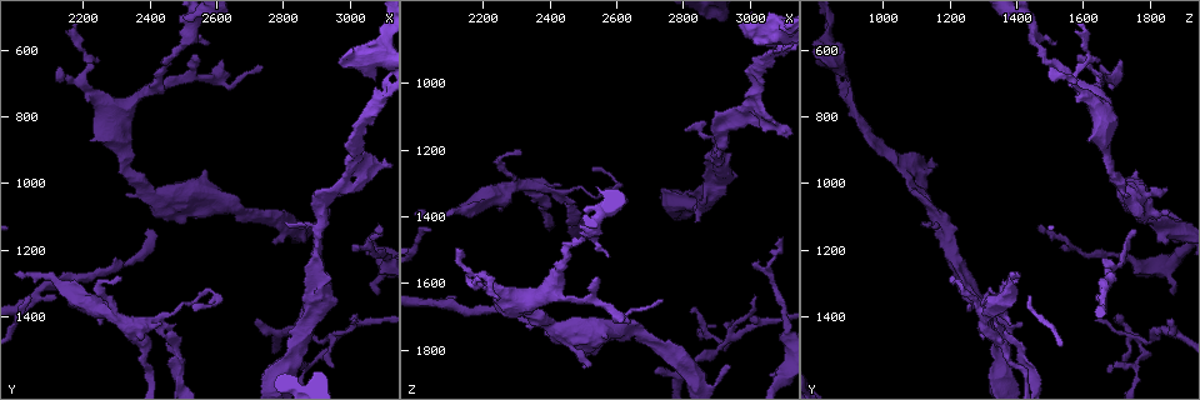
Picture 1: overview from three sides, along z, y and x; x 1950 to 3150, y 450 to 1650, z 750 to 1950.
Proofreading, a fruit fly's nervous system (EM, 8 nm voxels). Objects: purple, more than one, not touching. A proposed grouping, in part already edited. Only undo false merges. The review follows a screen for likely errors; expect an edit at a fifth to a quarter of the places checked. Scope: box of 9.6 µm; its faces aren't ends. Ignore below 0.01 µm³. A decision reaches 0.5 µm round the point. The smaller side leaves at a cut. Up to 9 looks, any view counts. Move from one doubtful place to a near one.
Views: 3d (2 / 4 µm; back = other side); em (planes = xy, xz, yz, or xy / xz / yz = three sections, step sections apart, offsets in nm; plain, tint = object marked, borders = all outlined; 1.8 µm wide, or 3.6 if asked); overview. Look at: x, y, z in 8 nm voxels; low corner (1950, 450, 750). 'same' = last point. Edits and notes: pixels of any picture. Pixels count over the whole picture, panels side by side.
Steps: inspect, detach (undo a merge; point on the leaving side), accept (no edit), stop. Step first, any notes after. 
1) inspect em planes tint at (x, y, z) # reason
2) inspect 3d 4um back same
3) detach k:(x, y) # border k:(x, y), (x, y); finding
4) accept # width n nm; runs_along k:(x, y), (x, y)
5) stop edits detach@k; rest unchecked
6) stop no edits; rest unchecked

inspect 3d 4um at (2520, 1070, 1780) # narrows sharply

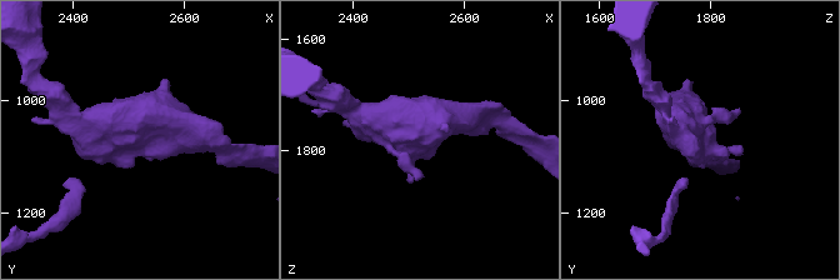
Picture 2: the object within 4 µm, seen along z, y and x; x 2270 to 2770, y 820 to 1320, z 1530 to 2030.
inspect em 3.6um planes tint at (2510, 1065, 1780) # need the tissue

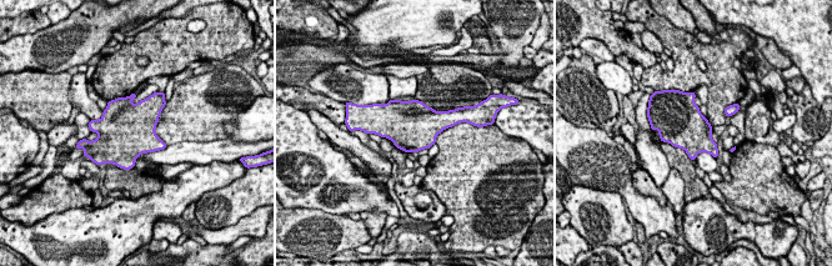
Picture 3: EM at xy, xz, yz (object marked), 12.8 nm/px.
accept # width 550 nm; one cell here

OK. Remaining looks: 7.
inspect em xy step 4 tint at (2360, 1420, 1310) # thick turns thin

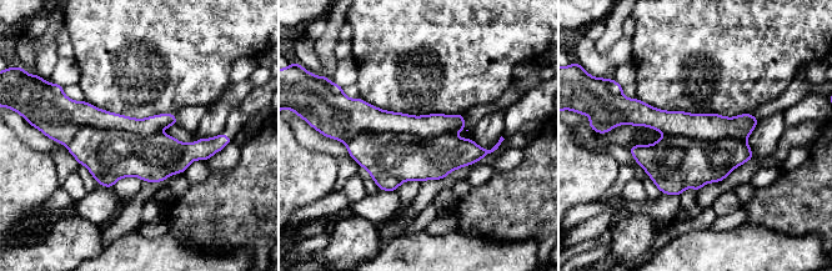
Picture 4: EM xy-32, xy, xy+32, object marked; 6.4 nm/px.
inspect em planes tint same

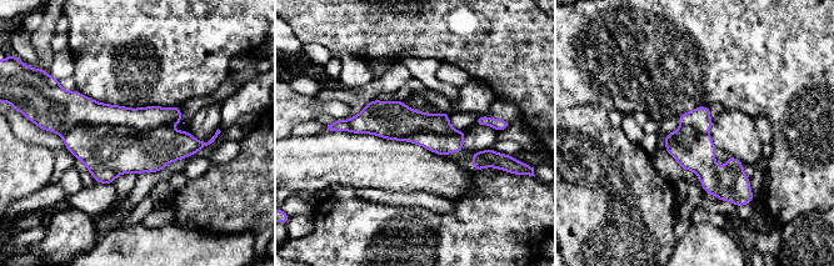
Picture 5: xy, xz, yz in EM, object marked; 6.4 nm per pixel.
detach 5:(108, 151) # part_leaving 5:(66, 141), (199, 145); a second cell is stuck on

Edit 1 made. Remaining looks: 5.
inspect overview

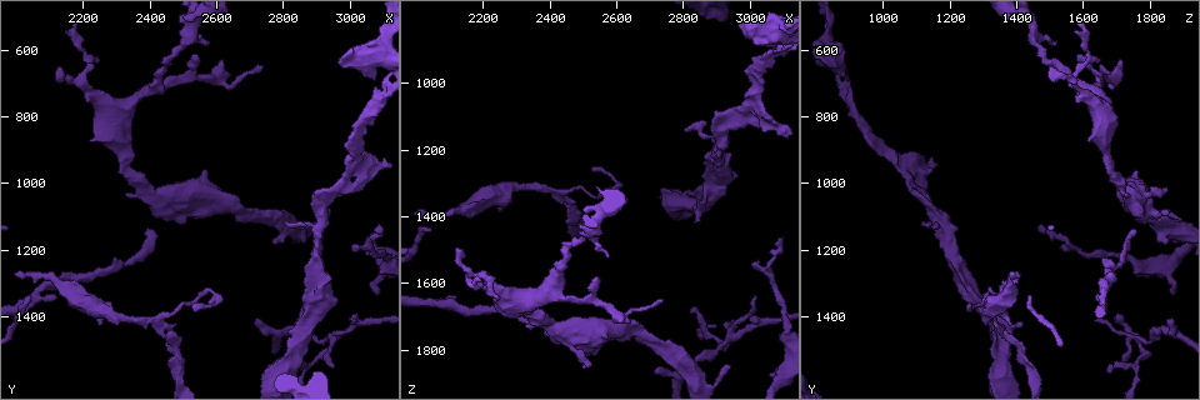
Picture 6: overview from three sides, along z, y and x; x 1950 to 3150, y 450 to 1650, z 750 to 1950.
inspect em xy step 4 plain at (3020, 1030, 1130) # closes a loop

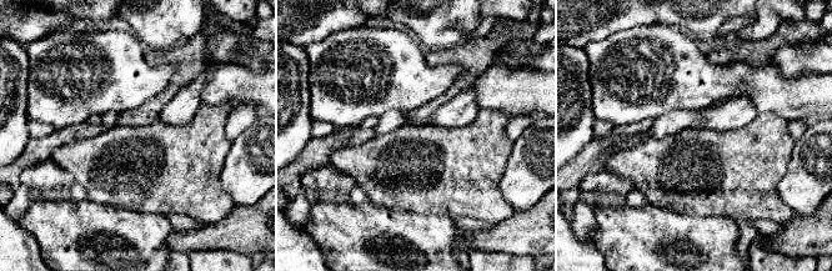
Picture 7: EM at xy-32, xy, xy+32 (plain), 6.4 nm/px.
inspect em xy step 4 tint same # where the object lies

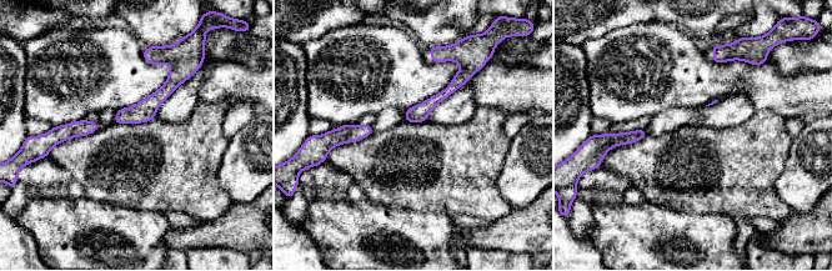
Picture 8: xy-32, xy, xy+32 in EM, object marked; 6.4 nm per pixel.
accept # runs_along 8:(184, 76), (143, 111), (118, 120); continuous, no second cell

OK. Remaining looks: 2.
inspect 3d 4um at (3060, 660, 870) # sharp bend

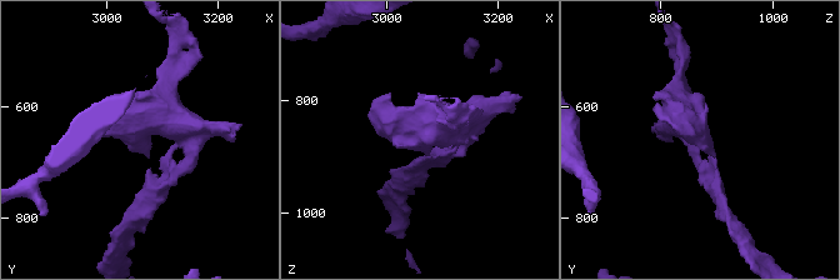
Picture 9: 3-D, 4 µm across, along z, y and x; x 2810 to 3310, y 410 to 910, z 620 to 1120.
inspect em planes tint at (3055, 655, 870) # now the EM

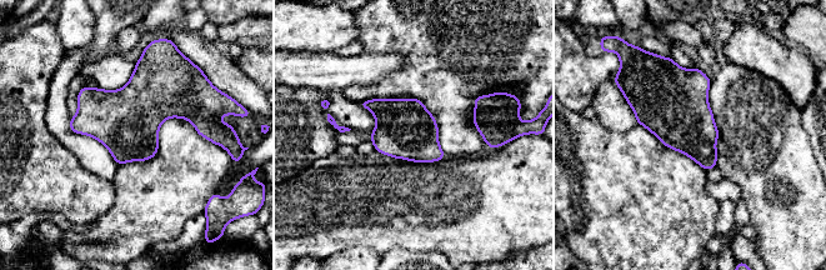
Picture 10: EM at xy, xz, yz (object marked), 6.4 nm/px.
accept # continuous, no second cell

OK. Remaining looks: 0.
stop edits detach@5; rest unchecked

